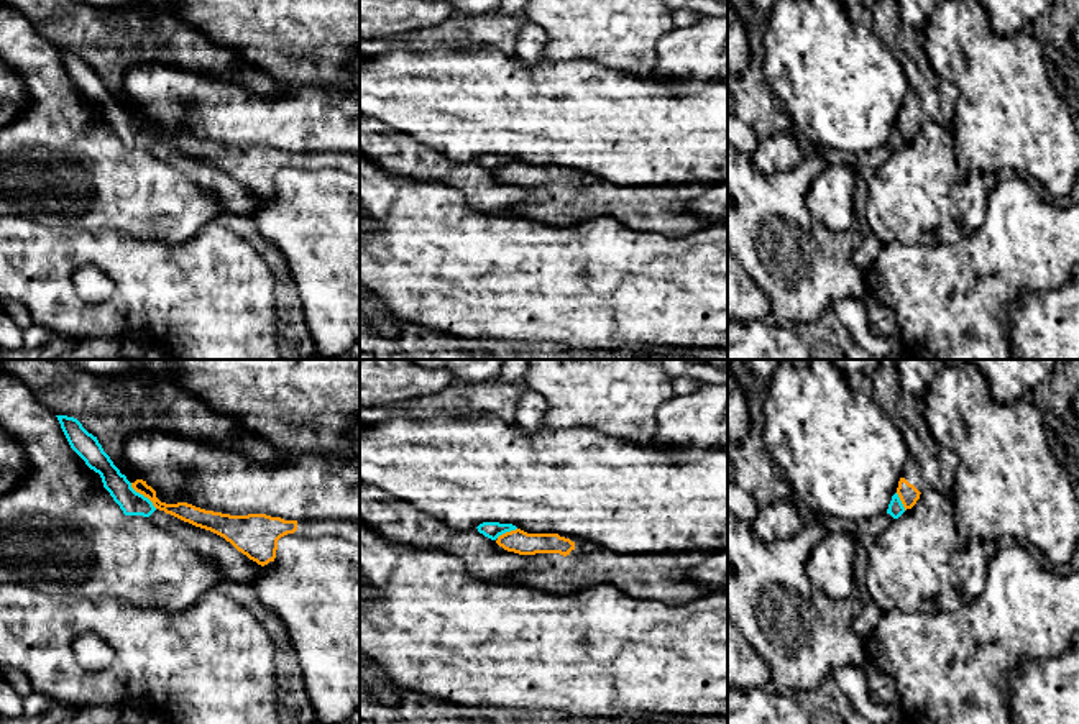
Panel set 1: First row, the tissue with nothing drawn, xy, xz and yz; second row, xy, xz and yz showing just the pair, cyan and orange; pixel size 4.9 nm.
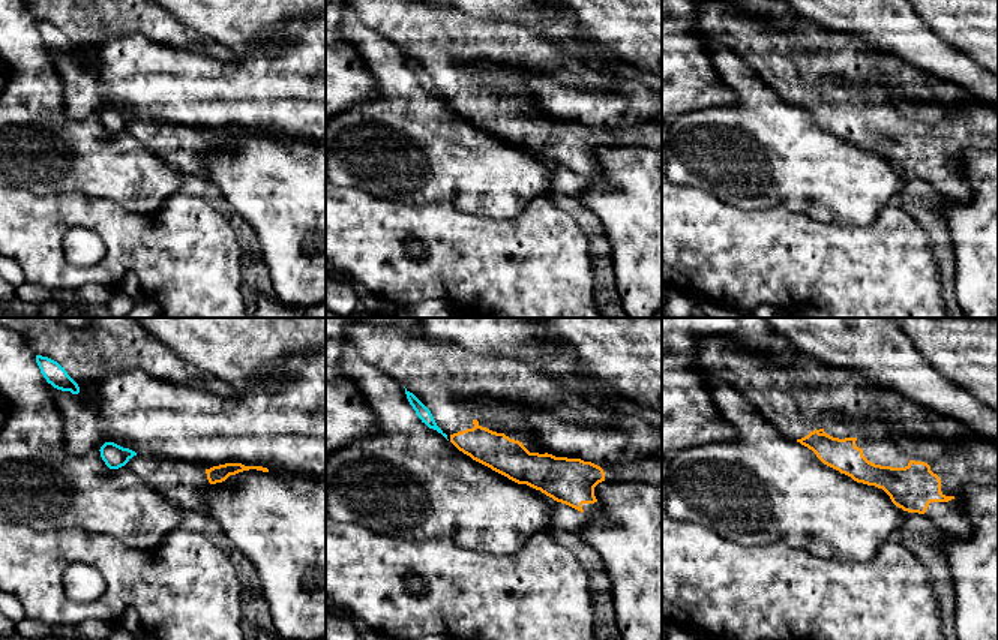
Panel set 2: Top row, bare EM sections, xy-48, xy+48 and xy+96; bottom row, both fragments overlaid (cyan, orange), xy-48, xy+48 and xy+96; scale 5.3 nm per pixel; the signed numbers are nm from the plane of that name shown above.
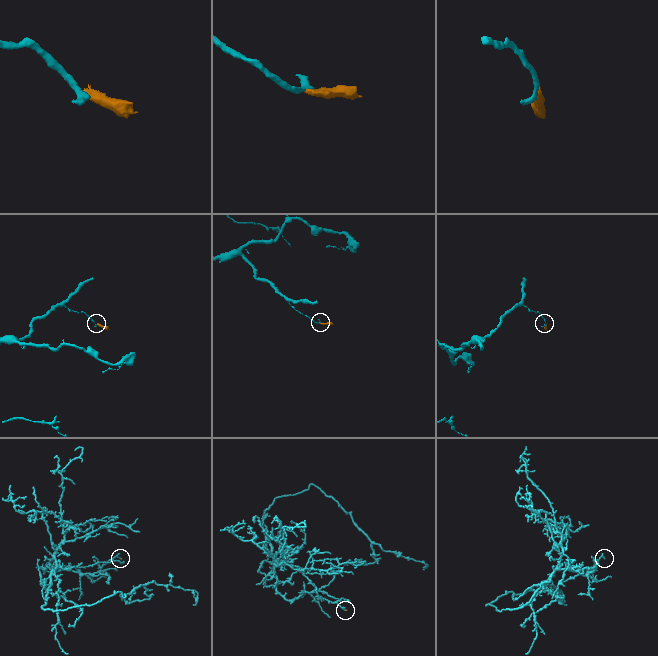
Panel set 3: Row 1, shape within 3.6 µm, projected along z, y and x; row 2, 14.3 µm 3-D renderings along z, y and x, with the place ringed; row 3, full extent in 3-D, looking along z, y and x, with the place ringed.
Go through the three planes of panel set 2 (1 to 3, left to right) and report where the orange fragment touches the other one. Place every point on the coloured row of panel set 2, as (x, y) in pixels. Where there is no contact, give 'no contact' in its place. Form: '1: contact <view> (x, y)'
1: no contact
2: no contact
3: no contact

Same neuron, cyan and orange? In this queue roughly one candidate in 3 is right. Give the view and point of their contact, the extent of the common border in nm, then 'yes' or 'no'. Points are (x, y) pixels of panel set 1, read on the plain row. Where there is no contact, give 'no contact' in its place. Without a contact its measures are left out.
contact xy (142, 127); length 180 nm; no

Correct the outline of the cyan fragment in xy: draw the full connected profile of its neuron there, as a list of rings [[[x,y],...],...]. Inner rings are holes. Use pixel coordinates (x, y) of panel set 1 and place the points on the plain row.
[[[56,49],[71,80],[85,94],[90,102],[100,107],[103,120],[120,138],[123,146],[149,149],[156,140],[148,130],[131,120],[131,115],[126,112],[126,108],[120,105],[110,89],[103,84],[97,69],[89,66],[74,49]]]

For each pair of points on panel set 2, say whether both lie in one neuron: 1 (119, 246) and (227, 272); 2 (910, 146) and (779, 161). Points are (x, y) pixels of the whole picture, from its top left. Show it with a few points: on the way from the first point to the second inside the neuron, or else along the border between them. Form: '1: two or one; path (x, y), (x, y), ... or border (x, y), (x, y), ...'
1: one; path (146, 249), (200, 252)
2: two; border (841, 137), (857, 146), (880, 152), (901, 173)

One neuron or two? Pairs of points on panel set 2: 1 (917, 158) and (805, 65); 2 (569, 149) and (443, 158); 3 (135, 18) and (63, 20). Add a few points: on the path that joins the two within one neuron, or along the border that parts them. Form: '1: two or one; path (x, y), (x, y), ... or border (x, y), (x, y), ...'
1: one; path (887, 143), (869, 138), (829, 95)
2: two; border (488, 132), (520, 149)
3: one; path (117, 18), (104, 18), (93, 29), (81, 29)

